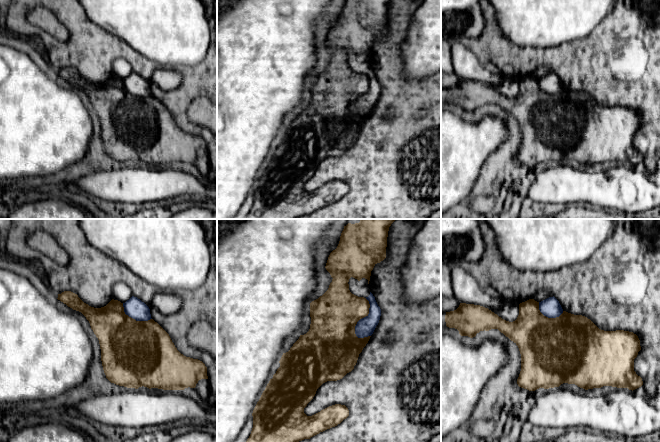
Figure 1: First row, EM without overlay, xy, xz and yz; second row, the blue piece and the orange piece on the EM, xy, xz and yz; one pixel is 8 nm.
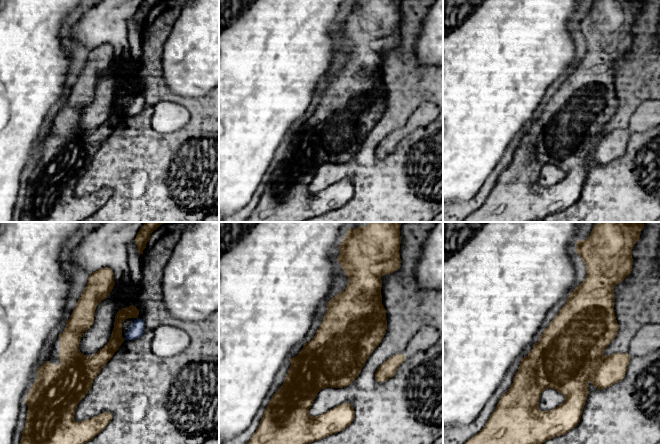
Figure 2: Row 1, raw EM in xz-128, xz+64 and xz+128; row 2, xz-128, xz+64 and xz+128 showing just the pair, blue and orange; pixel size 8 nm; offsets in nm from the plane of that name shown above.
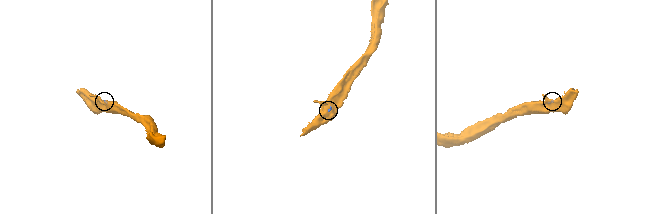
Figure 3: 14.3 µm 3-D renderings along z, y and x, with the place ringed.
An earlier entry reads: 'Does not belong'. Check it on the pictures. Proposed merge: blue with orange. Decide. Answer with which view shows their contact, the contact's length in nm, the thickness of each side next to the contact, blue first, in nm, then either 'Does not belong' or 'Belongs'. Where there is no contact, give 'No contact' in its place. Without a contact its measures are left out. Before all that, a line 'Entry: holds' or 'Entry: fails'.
Entry: holds
Touches blue in xz. Shared border 340 nm. Thickness 150 nm (blue) against 380 nm. Does not belong

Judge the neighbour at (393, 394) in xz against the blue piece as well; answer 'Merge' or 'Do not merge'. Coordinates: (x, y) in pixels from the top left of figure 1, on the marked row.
Do not merge

